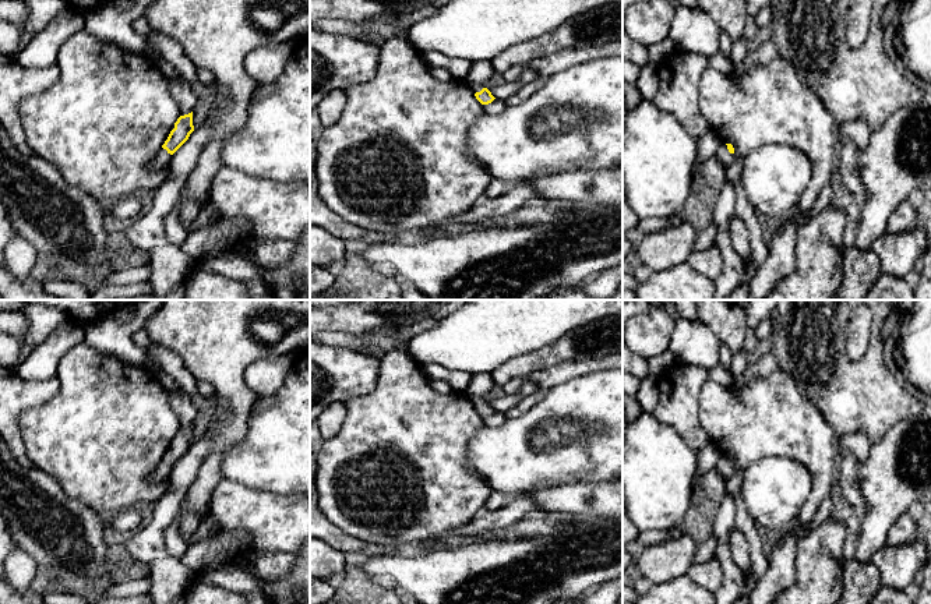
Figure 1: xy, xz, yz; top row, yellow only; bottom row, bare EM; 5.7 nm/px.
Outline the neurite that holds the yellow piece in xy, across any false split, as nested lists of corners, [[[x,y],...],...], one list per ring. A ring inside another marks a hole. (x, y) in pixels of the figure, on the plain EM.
[[[193,424],[180,428],[174,435],[174,441],[170,444],[167,452],[151,473],[151,481],[152,483],[167,481],[173,466],[188,452],[193,444],[194,444]]]

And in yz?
[[[722,455],[715,469],[724,481],[729,481],[736,474],[734,460],[731,456]]]

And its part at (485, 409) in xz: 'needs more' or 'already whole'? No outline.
needs more

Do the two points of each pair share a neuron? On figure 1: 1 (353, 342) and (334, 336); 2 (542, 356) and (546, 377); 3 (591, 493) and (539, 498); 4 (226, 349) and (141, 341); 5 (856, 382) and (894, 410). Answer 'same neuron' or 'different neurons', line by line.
1: same neuron
2: different neurons
3: same neuron
4: different neurons
5: same neuron

